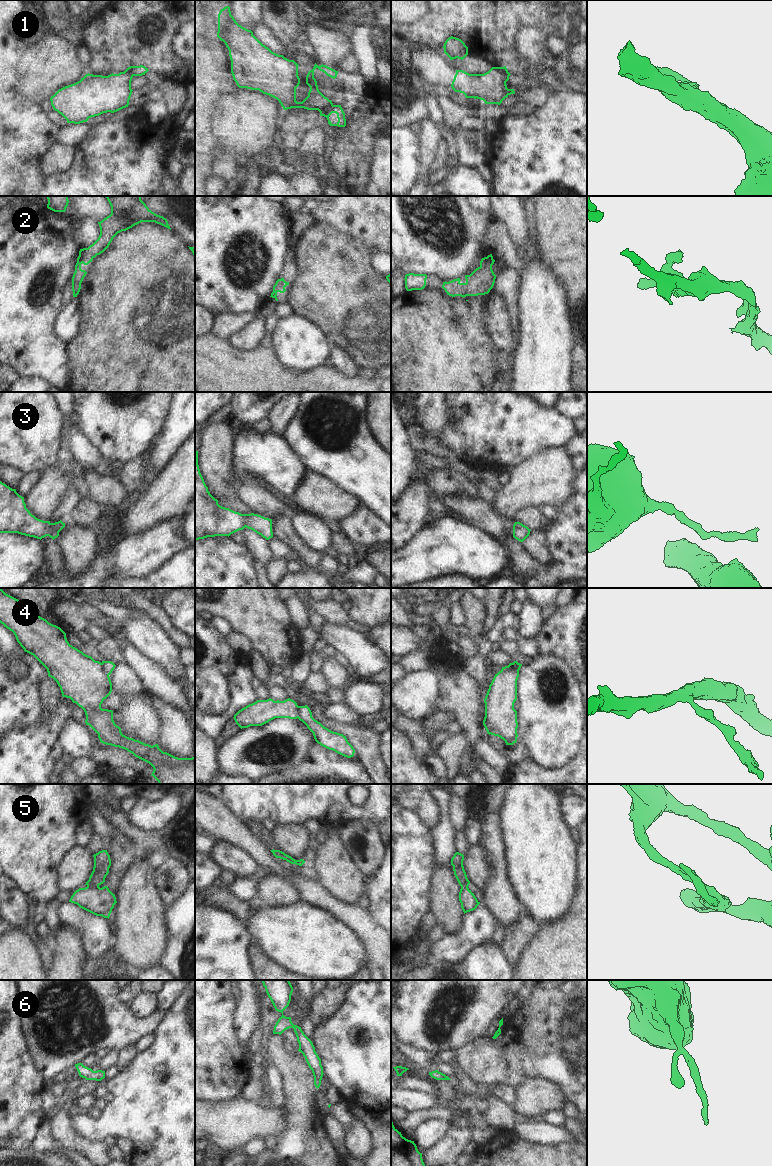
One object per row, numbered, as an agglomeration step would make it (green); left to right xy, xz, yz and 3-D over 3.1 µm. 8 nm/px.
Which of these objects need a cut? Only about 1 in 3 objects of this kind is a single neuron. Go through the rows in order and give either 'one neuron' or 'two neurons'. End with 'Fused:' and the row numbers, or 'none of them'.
1: two neurons
2: one neuron
3: one neuron
4: two neurons
5: two neurons
6: one neuron
Fused: 1, 4, 5

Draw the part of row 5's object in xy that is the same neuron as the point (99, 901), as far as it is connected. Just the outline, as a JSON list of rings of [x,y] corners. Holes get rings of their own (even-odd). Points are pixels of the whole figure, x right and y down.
[[[99,886],[79,888],[73,893],[69,902],[77,904],[80,908],[96,916],[108,919],[114,905],[117,903],[115,894],[107,886],[102,888]]]

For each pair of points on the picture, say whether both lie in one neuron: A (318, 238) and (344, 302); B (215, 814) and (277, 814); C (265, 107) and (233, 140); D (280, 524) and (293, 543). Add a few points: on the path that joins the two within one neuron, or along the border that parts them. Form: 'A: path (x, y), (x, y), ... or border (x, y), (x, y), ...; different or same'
A: path (323, 254), (333, 268), (335, 286); same
B: border (220, 800), (243, 822); different
C: path (265, 118), (244, 140); same
D: path (282, 529), (290, 538); same

